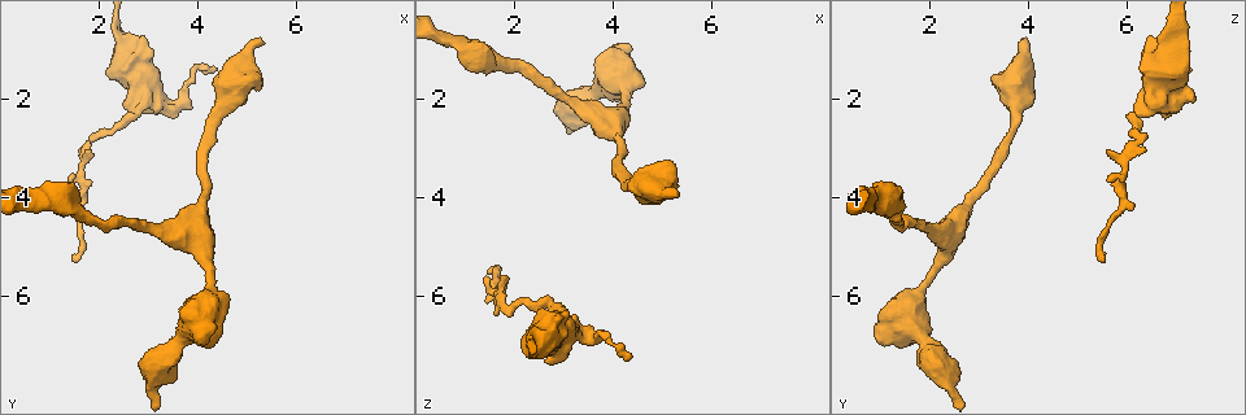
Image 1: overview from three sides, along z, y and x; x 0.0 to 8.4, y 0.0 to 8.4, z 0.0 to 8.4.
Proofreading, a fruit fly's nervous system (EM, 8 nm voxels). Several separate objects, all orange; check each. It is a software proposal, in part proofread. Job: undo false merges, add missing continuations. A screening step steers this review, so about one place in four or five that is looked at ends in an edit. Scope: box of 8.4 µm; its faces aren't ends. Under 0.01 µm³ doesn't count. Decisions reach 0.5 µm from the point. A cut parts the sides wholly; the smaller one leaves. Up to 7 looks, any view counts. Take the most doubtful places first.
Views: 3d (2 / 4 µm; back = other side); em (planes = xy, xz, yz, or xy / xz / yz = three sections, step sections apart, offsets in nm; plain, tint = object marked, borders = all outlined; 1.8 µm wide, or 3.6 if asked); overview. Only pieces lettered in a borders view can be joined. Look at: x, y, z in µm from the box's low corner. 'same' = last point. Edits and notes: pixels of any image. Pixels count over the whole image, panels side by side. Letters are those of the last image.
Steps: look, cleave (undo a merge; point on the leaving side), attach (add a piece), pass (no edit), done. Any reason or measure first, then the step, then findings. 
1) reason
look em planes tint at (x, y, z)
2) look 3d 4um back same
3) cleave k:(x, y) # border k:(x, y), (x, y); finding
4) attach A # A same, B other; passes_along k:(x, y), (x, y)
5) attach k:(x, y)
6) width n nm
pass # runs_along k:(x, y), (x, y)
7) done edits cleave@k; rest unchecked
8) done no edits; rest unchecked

an open end
look 3d 4um at (5.35, 0.80, 3.90)

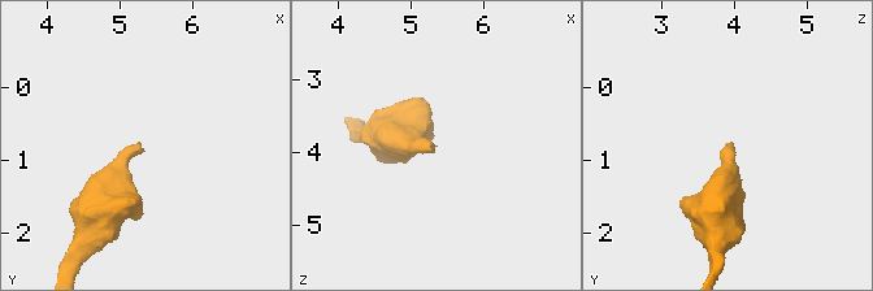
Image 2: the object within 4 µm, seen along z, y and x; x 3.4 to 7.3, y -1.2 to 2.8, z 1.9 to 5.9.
look em xy step 8 borders at (5.30, 0.80, 3.90)

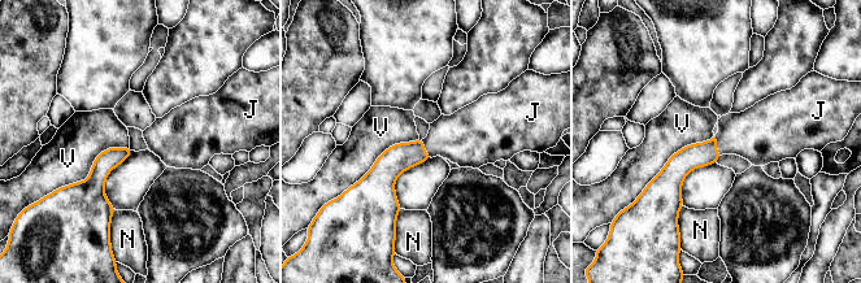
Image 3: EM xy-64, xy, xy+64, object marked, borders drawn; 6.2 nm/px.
attach J # J same, N other, V other; passes_along 3:(681, 164), (716, 146), (753, 134); the neuron continues

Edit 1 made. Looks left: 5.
thin end
look 3d 2um at (1.50, 5.30, 5.55)

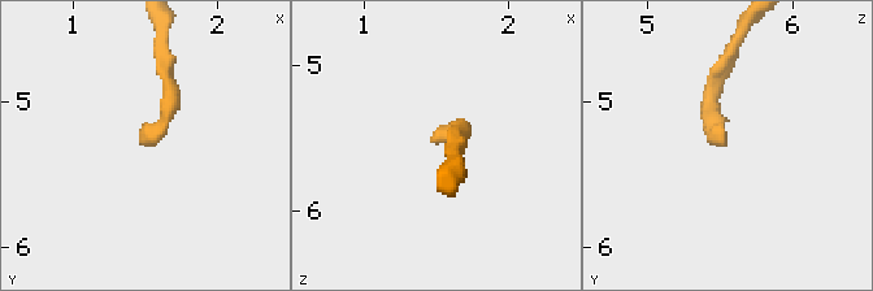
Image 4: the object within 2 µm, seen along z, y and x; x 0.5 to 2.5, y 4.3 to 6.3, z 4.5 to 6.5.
need the tissue
look em planes borders at (1.50, 5.30, 5.54)

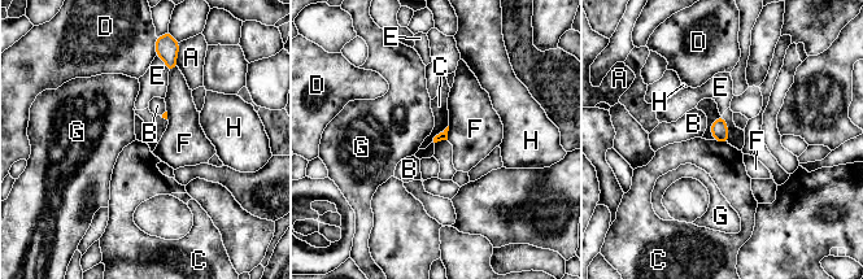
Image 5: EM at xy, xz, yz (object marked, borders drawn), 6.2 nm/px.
longest_contact G 160 nm
pass # A other, B other, C other, D other, E other, F other, G other, H other; none of them fits

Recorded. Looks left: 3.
done edits attach@3; rest unchecked

